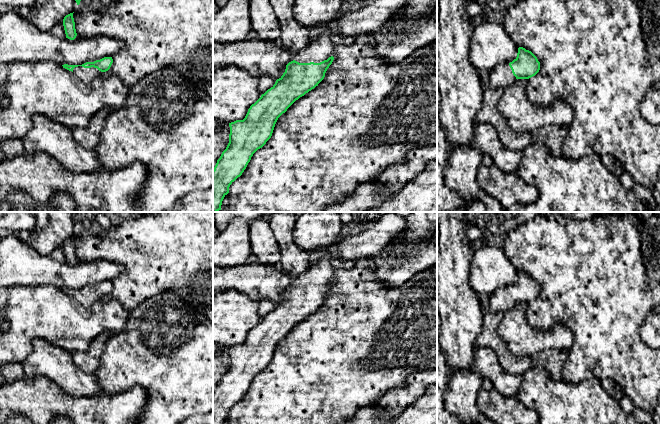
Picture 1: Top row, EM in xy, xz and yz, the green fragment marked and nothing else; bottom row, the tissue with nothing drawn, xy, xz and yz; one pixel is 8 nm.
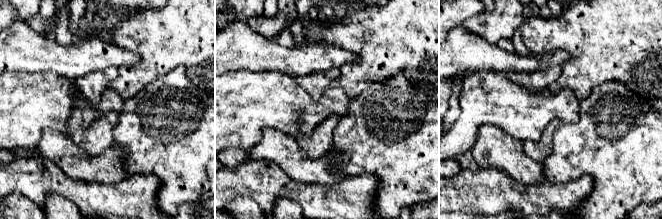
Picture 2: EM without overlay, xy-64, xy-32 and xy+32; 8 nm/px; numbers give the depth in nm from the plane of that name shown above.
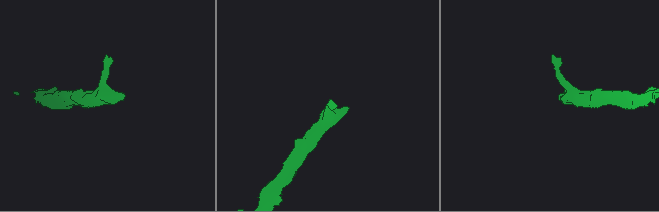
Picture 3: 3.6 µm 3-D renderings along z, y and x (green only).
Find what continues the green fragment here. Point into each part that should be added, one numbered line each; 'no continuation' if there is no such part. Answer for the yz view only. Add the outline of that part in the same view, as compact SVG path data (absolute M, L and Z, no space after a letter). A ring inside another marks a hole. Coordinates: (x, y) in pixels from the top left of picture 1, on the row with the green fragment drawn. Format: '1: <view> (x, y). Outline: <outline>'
1: yz (501, 76). Outline: M509 63L497 64L490 70L488 82L491 89L505 89L516 80Z

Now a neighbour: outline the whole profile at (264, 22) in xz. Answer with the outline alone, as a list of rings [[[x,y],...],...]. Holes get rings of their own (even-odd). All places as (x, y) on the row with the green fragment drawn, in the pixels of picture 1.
[[[250,0],[249,12],[252,30],[260,39],[270,42],[279,41],[280,23],[270,0]]]

